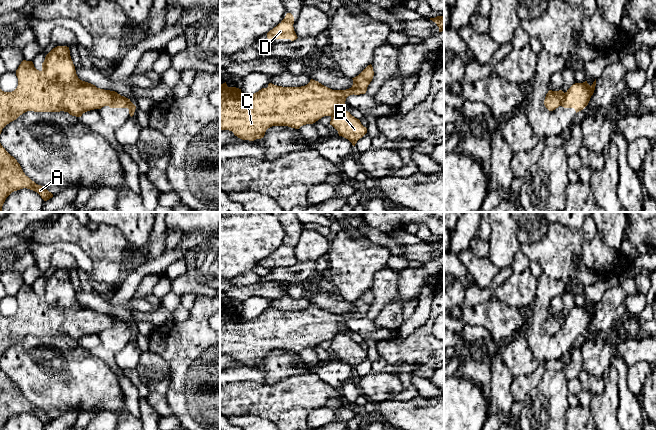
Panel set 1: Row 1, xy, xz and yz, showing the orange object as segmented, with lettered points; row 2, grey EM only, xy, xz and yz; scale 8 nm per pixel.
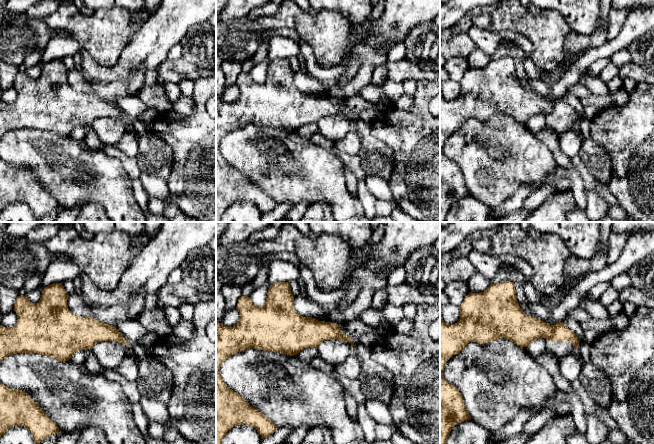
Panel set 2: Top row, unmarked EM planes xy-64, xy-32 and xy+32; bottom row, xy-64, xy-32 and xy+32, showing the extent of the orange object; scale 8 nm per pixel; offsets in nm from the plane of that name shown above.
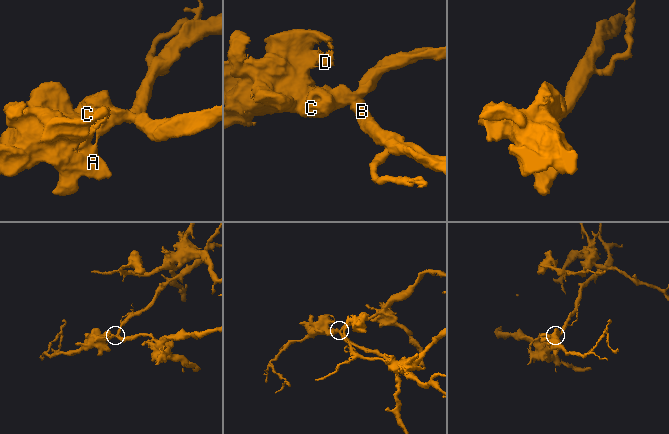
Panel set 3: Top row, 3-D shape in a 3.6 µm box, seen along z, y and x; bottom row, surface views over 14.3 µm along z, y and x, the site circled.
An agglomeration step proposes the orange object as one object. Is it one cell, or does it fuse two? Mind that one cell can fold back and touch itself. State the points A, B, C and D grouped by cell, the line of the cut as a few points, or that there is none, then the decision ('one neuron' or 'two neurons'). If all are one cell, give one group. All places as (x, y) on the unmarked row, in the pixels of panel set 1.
A C D / B; cut in xy along (114, 315), (114, 323), (107, 329); two neurons

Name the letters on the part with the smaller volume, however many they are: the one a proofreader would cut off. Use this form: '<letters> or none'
B

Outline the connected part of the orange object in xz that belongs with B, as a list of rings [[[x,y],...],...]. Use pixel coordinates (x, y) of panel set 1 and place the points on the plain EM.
[[[344,331],[333,337],[330,349],[338,355],[339,360],[348,363],[353,370],[367,357],[367,352],[360,344],[352,340]]]

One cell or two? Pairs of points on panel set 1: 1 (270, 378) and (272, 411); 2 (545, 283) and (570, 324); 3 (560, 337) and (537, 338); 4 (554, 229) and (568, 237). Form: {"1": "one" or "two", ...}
{"1": "two", "2": "one", "3": "one", "4": "one"}

